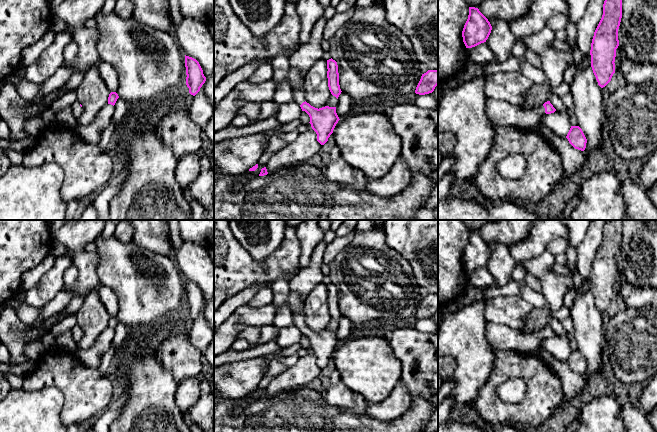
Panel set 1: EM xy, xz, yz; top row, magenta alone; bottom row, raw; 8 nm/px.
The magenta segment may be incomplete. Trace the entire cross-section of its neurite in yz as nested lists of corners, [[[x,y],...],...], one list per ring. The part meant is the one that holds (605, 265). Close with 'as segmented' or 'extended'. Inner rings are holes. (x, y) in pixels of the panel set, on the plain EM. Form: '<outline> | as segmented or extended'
[[[607,220],[603,239],[591,267],[591,291],[598,309],[603,312],[615,297],[618,253],[622,242],[622,220]]] | as segmented

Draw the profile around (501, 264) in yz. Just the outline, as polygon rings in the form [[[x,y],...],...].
[[[487,242],[492,250],[486,268],[491,273],[495,286],[506,286],[511,281],[511,274],[516,267],[517,258],[513,257],[509,248],[502,243]]]

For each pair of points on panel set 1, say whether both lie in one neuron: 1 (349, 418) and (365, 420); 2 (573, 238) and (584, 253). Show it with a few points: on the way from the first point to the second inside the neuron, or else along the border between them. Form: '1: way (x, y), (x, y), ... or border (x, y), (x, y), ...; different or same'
1: way (353, 420), (361, 420); same
2: border (587, 230), (584, 239), (576, 248); different

